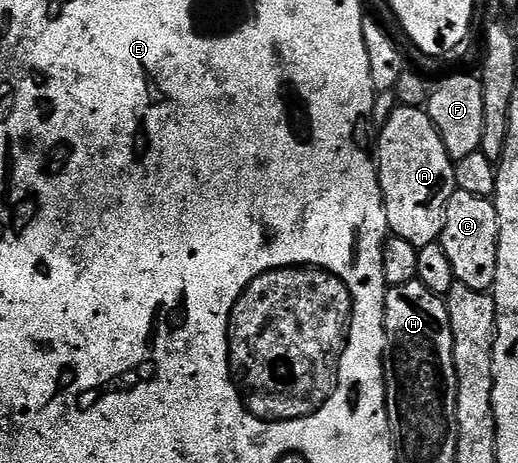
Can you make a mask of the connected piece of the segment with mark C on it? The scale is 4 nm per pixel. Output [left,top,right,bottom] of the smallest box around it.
[441,189,499,291]

